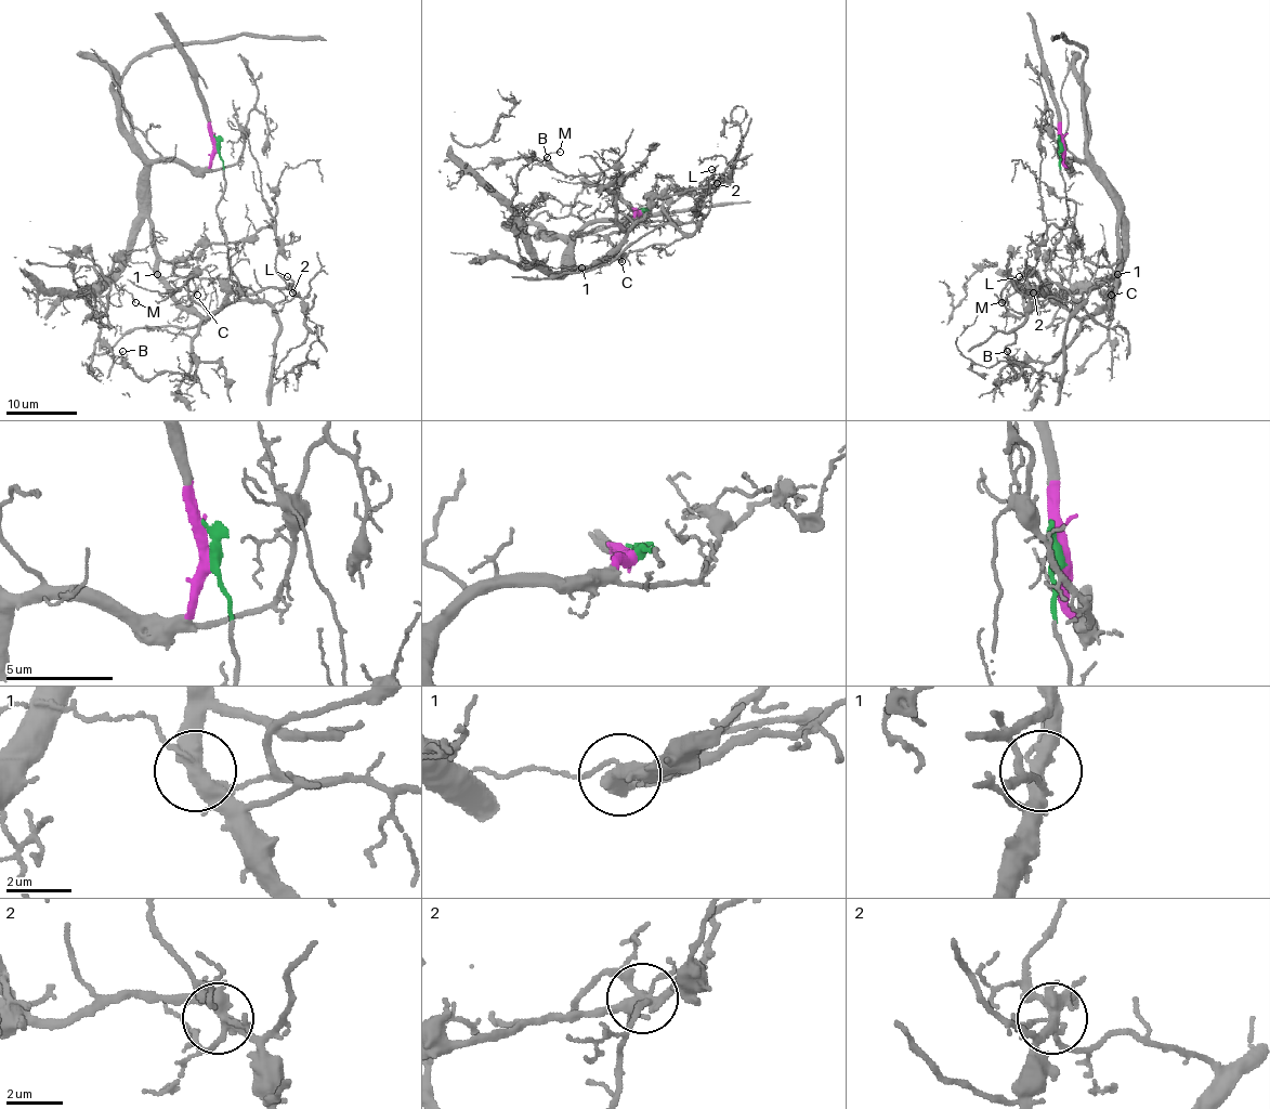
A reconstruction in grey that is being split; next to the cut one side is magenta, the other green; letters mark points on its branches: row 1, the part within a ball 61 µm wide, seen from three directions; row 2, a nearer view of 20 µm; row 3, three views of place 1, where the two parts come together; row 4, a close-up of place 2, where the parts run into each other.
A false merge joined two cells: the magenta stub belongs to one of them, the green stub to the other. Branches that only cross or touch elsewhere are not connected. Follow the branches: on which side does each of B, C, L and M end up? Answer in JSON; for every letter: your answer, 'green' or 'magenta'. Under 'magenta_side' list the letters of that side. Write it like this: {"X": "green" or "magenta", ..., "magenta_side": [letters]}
{"B": "magenta", "C": "green", "L": "green", "M": "magenta", "magenta_side": ["B", "M"]}

